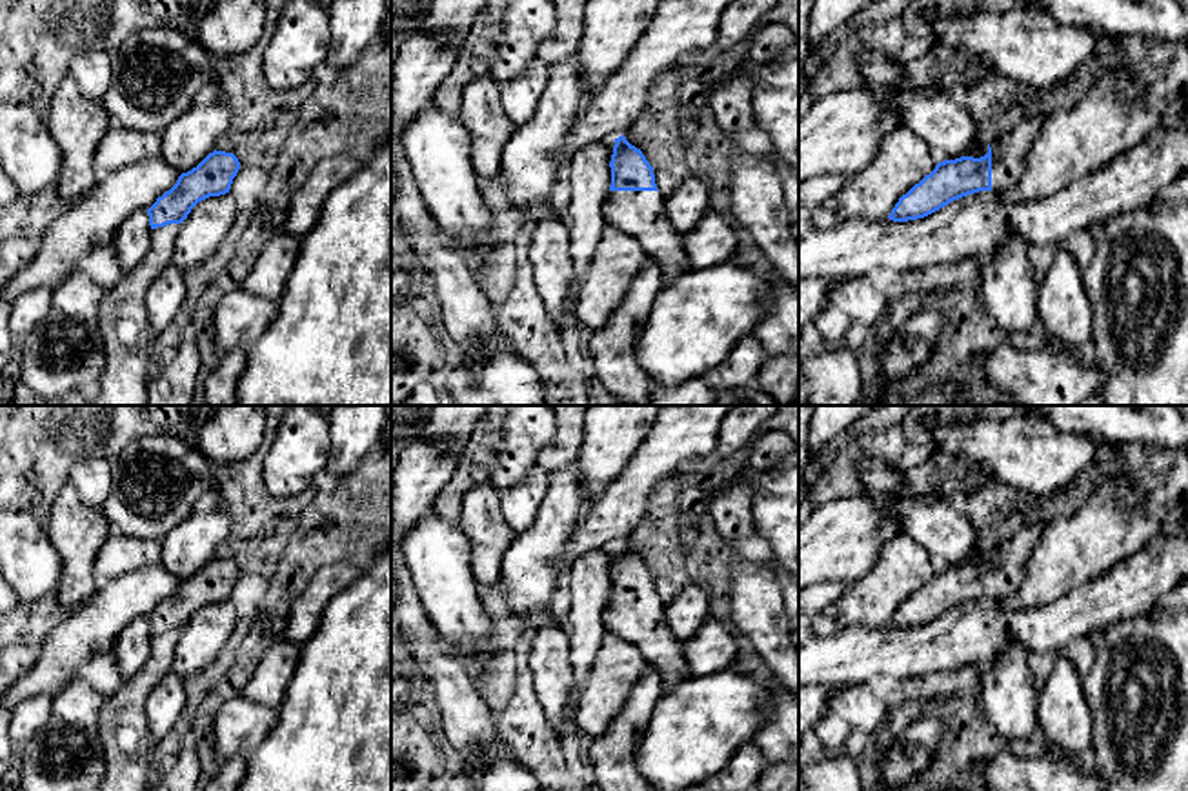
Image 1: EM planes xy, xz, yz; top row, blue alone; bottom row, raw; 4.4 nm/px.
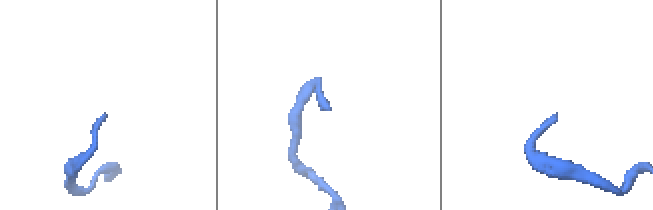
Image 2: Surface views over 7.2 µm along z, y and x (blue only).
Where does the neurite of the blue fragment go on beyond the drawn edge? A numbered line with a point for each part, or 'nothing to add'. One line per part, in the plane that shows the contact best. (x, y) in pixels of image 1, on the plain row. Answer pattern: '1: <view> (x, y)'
1: xz (637, 620)

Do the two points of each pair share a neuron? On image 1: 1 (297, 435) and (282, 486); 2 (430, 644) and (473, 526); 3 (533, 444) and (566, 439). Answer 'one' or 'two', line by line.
1: one
2: two
3: two

